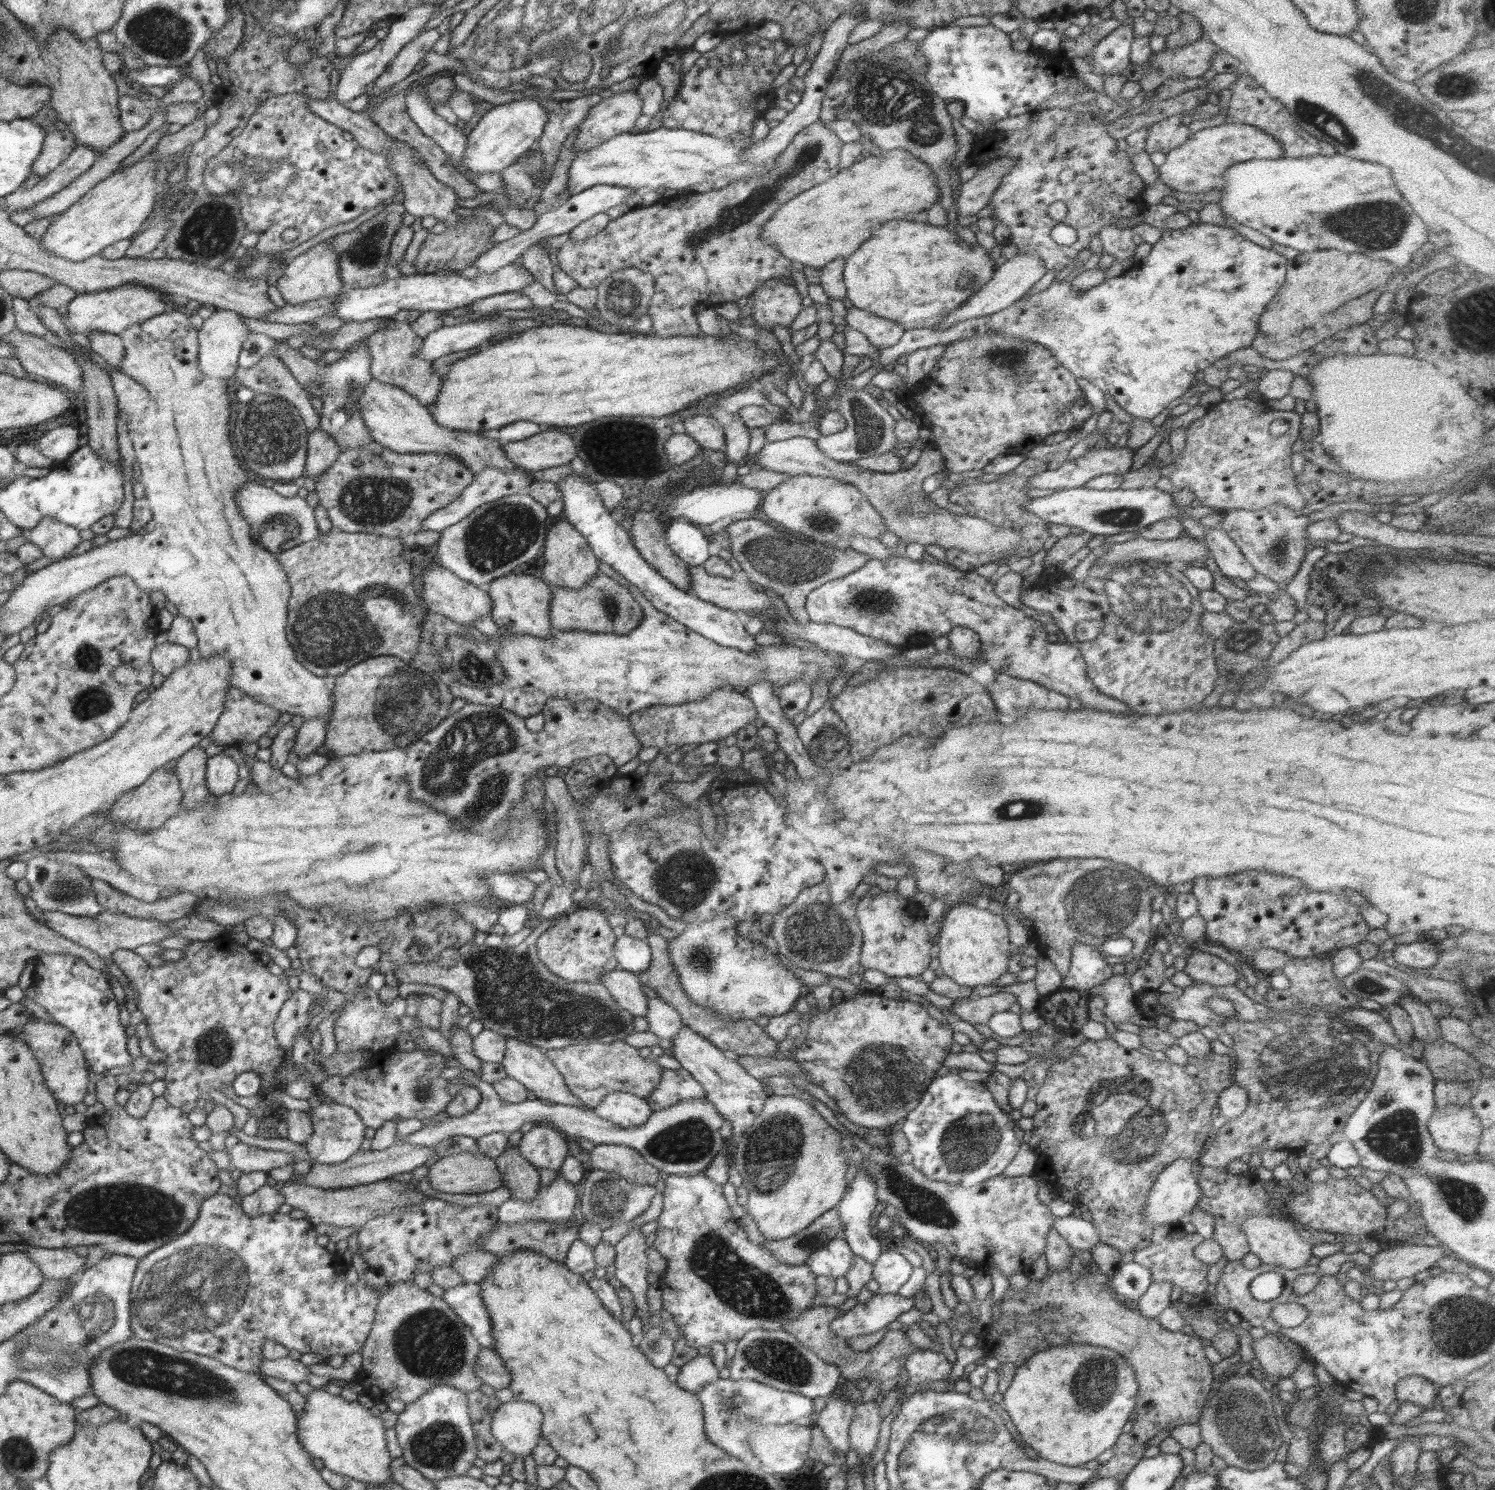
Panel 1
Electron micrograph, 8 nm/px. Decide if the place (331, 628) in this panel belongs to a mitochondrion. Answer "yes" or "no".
yes

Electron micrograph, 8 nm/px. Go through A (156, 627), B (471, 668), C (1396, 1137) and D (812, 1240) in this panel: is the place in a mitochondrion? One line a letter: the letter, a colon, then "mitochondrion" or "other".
A: other
B: mitochondrion
C: mitochondrion
D: mitochondrion

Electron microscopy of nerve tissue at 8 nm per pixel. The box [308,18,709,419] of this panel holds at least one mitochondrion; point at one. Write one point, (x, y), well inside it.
(364, 251)

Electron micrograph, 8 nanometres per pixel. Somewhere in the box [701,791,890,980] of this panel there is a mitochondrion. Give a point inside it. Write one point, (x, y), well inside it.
(818, 934)

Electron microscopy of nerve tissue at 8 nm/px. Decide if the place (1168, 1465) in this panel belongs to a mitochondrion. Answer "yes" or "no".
no

